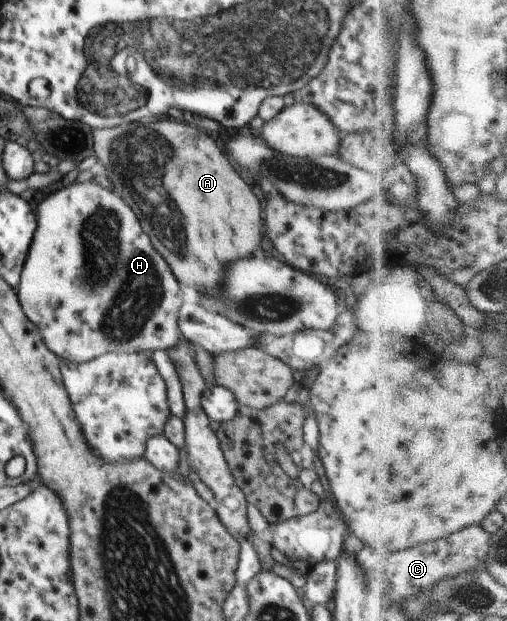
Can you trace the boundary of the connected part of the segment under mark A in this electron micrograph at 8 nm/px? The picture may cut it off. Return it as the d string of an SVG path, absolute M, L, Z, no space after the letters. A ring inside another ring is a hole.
M164 115L158 120L144 119L112 128L93 129L92 144L113 190L134 211L142 230L151 238L153 247L169 264L178 282L205 295L213 293L221 287L222 271L228 263L259 253L256 250L260 246L264 224L260 200L236 174L216 140L208 134Z

